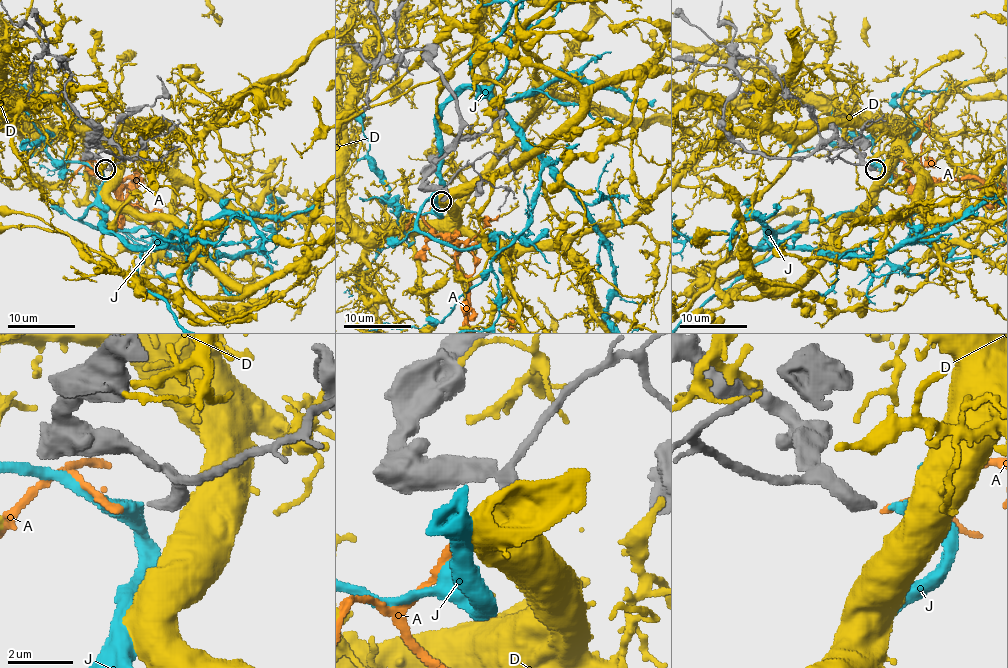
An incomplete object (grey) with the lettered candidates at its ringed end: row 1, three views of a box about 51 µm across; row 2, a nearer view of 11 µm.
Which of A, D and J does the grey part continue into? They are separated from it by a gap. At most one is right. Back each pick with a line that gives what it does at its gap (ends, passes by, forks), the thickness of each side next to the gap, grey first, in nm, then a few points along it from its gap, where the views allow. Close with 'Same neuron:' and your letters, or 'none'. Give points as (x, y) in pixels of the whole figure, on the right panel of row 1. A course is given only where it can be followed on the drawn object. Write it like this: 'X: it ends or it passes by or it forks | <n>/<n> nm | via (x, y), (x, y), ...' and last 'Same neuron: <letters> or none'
J: it ends | 360/600 nm | via (880, 169), (888, 181), (854, 210), (773, 234), (772, 254)
Same neuron: J

